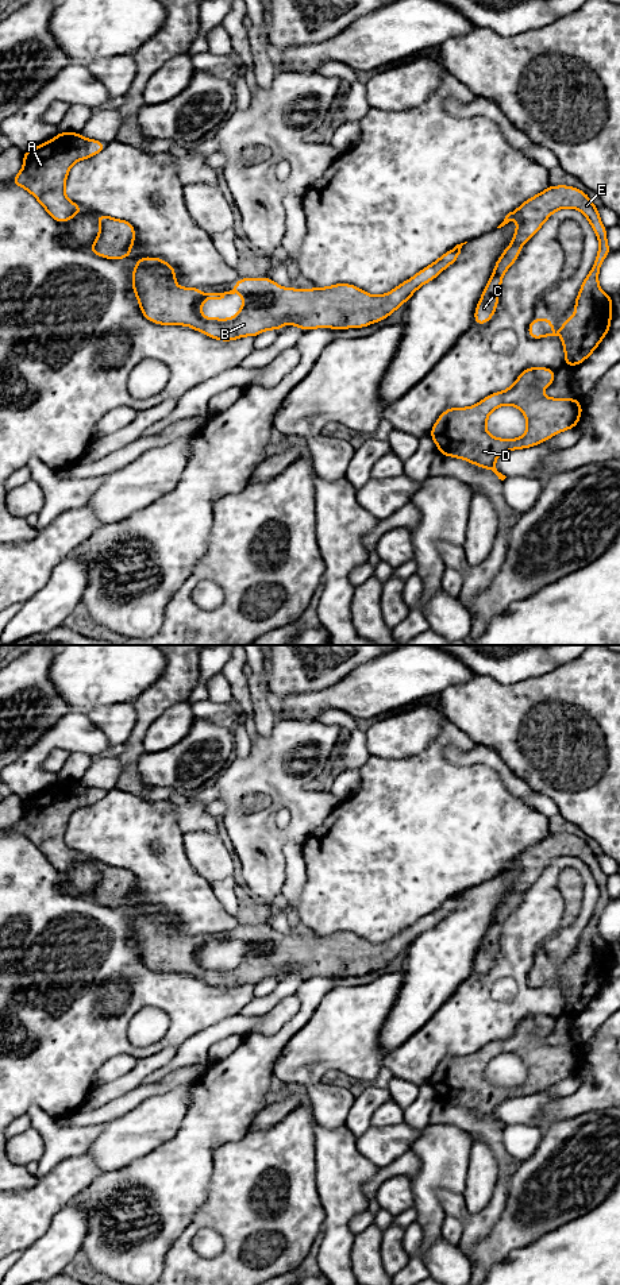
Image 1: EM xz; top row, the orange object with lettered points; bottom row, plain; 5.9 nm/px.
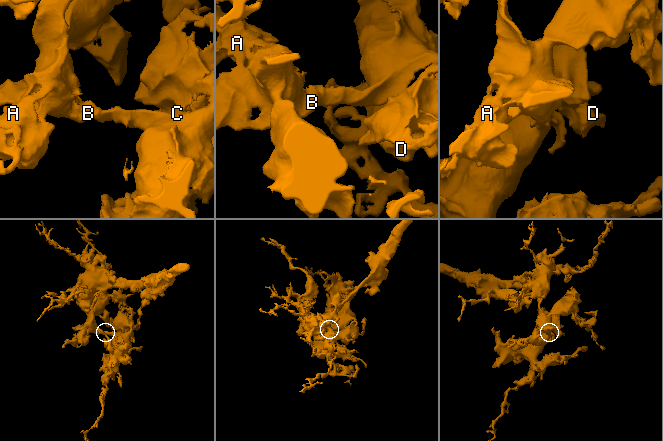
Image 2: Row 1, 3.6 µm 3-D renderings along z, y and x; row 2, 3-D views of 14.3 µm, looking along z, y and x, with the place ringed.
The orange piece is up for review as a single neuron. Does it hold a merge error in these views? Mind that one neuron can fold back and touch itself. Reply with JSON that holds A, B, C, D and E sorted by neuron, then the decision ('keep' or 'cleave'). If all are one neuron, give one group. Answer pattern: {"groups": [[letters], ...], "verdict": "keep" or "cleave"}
{"groups": [["A", "B", "C", "D", "E"]], "verdict": "keep"}

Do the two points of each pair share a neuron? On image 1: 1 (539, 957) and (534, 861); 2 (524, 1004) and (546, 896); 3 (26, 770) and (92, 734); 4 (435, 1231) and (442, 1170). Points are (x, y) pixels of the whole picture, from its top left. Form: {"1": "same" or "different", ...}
{"1": "same", "2": "same", "3": "same", "4": "same"}

